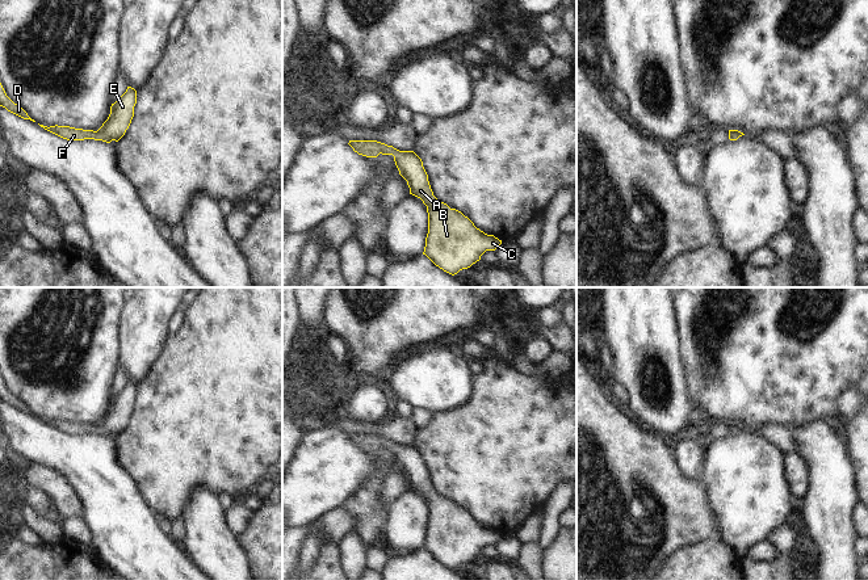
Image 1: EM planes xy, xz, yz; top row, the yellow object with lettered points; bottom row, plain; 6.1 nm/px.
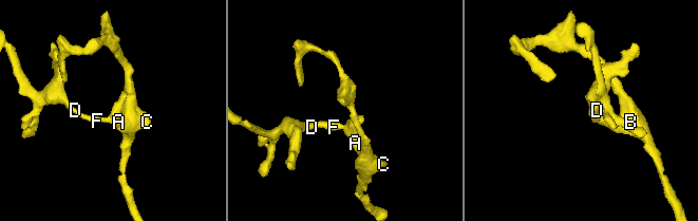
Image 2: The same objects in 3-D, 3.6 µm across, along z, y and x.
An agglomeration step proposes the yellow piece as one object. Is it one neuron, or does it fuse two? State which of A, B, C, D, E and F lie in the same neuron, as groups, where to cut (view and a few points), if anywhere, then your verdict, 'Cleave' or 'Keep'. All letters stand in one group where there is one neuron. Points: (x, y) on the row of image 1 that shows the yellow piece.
Groups: A B C D E F. No split. Keep

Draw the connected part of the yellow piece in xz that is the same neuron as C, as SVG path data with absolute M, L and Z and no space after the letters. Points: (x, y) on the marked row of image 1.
M349 140L348 144L366 157L377 157L380 154L394 156L410 194L427 206L428 234L423 255L444 272L454 276L479 261L486 251L495 251L502 244L502 240L485 234L461 211L433 196L423 161L414 151L399 151L377 140Z

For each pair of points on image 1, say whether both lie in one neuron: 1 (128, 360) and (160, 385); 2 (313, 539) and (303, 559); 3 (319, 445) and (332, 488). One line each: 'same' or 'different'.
1: different
2: same
3: same

